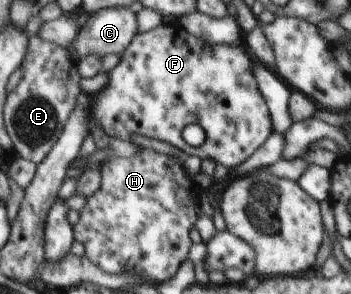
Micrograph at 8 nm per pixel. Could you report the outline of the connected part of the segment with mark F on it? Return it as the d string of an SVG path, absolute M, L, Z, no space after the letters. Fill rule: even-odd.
M174 20L164 21L160 26L149 30L148 32L138 33L132 42L126 47L126 50L121 54L120 61L113 70L108 72L109 82L106 87L101 91L92 94L91 98L91 117L90 121L92 129L95 126L100 126L102 130L111 138L119 138L126 142L132 140L132 136L139 134L141 137L154 138L154 140L162 140L168 142L172 146L176 146L185 152L187 155L198 156L201 159L212 159L222 166L227 168L236 168L239 164L242 164L249 156L254 154L254 151L261 146L261 144L274 132L273 124L271 121L271 112L268 105L259 91L256 77L253 73L254 59L249 54L248 50L244 46L240 45L211 45L205 40L199 39L197 36L192 36L184 27ZM188 124L199 124L202 126L205 132L204 143L200 146L193 147L188 145L182 137L182 130Z

